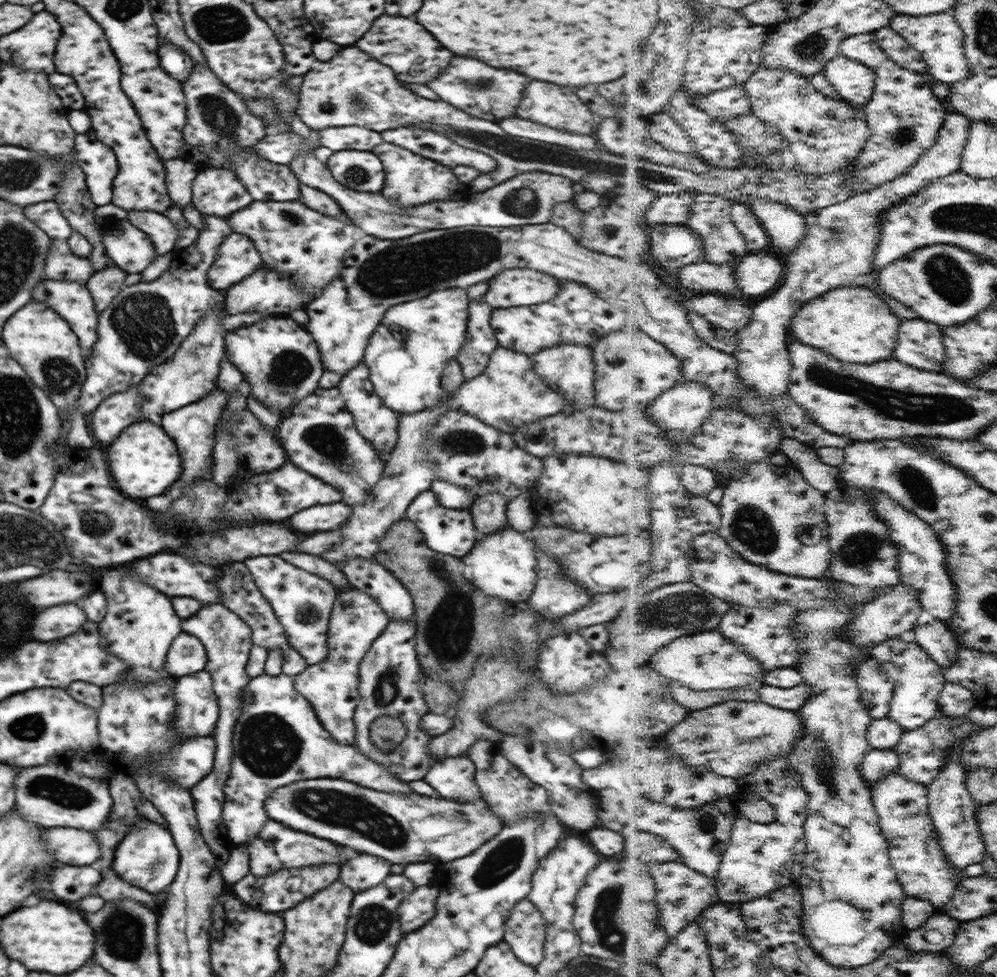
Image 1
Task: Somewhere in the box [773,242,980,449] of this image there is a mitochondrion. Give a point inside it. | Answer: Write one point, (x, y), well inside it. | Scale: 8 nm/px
(947, 277)

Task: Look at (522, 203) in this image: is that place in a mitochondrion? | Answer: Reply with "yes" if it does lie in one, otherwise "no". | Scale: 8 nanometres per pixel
yes

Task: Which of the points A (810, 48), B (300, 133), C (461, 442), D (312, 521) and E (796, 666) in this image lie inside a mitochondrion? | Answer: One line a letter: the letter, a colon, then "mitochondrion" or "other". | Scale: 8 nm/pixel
A: mitochondrion
B: other
C: mitochondrion
D: other
E: other

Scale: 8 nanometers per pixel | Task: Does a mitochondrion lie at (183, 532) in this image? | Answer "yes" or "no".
no

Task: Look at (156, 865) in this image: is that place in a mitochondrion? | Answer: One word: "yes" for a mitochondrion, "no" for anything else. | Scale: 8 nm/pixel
yes

